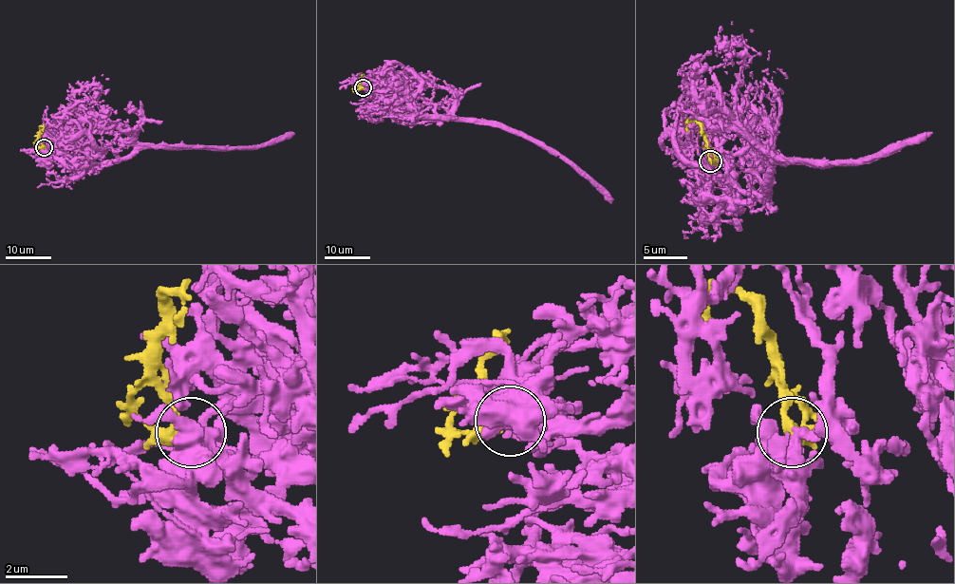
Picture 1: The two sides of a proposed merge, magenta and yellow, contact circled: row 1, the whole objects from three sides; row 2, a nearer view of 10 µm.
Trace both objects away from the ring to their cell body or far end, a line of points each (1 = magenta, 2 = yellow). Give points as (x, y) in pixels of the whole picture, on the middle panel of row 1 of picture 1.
1: (364, 87), (392, 84), (422, 115), (488, 122), (520, 131), (565, 156), (610, 203)
2: (364, 87), (359, 84), (361, 74)

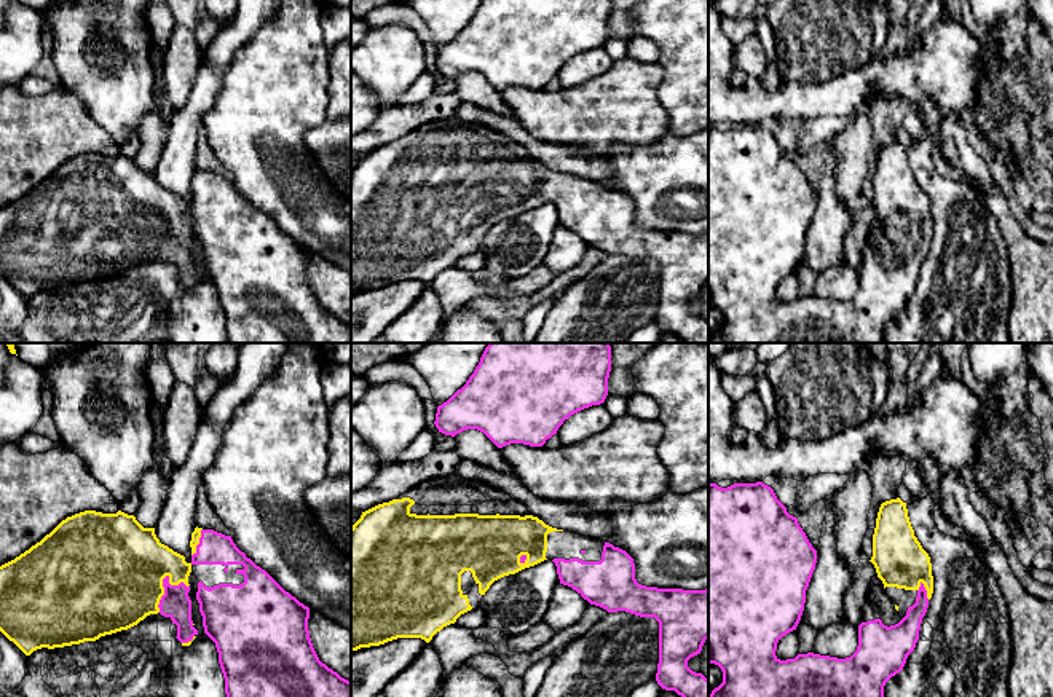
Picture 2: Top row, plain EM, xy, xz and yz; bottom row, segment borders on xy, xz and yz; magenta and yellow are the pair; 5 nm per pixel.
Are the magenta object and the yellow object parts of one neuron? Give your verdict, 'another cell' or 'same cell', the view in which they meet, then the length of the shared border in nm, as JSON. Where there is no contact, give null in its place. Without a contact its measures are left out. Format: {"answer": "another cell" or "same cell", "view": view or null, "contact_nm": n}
{"answer": "same cell", "view": "xy", "contact_nm": 220}

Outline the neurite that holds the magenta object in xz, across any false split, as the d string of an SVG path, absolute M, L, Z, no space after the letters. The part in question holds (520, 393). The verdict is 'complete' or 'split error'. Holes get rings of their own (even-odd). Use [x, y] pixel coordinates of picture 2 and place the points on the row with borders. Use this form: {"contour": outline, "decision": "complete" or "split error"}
{"contour": "M490 343L466 384L437 407L434 424L439 432L452 437L477 429L498 448L511 443L542 447L571 415L605 402L609 372L609 343Z", "decision": "complete"}

